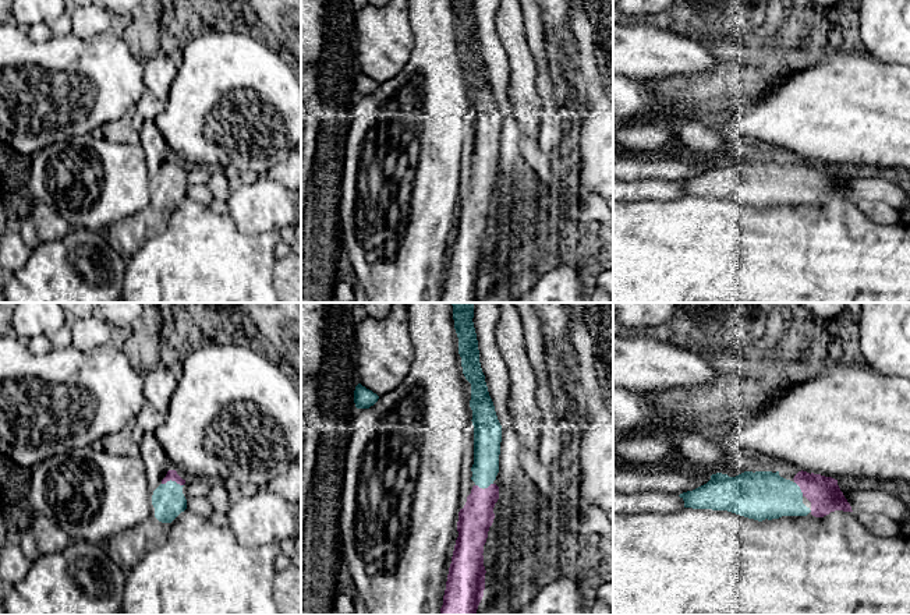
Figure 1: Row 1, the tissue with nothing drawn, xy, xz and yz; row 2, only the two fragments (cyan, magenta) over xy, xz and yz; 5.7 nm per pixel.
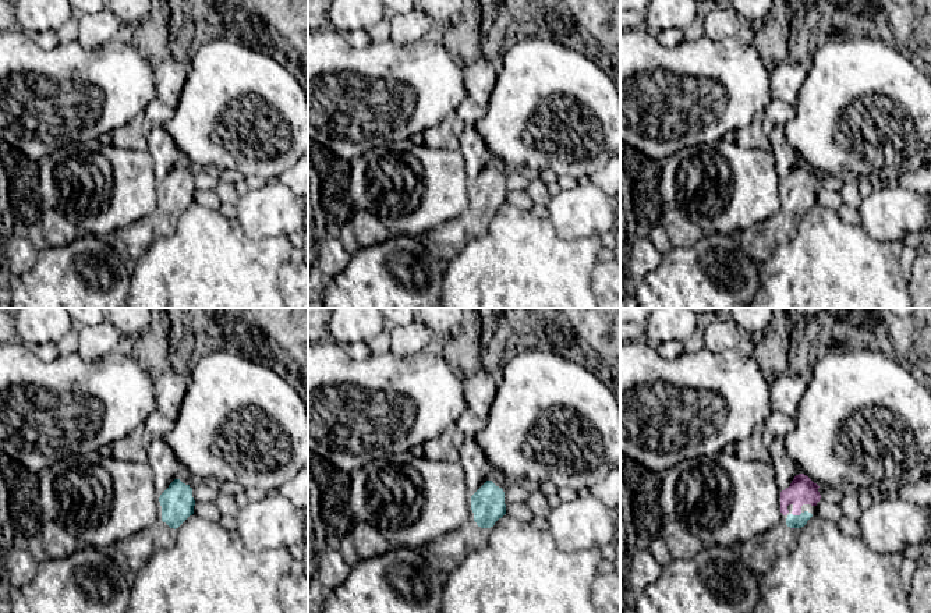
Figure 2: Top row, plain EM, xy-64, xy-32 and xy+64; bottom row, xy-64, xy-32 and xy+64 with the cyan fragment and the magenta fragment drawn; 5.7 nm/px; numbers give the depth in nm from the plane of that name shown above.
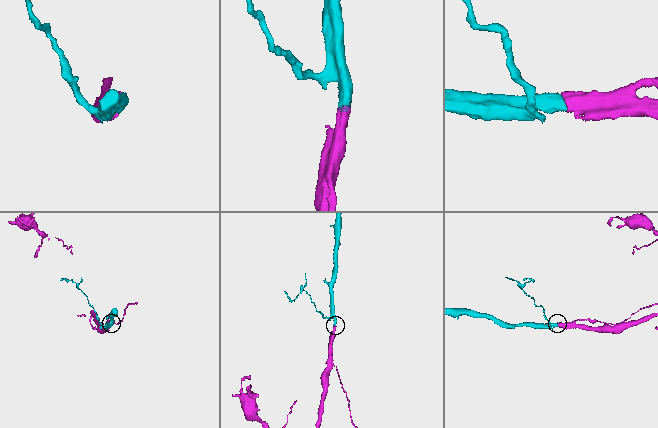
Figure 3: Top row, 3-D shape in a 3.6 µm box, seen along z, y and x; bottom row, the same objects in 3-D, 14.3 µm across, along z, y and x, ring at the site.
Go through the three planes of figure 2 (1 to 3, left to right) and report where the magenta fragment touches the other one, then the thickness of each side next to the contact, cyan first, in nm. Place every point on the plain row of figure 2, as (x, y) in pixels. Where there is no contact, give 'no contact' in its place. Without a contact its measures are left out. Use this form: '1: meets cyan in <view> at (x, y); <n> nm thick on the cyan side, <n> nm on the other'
1: no contact
2: no contact
3: meets cyan in xy+64 at (796, 204); 80 nm thick on the cyan side, 160 nm on the other

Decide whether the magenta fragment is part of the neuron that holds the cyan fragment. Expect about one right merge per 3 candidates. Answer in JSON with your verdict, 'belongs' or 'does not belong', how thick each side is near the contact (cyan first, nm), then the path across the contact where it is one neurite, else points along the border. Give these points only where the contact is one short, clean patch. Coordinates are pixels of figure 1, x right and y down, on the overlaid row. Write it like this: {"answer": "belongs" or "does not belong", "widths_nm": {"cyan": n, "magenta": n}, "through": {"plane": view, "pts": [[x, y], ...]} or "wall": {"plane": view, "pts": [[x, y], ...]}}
{"answer": "belongs", "widths_nm": {"cyan": 190, "magenta": 60}, "through": {"plane": "xy", "pts": [[167, 499], [173, 481], [172, 474]]}}

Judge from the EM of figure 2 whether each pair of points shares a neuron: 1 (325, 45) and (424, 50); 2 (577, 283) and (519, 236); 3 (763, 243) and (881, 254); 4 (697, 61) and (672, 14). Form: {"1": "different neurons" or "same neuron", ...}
{"1": "same neuron", "2": "same neuron", "3": "different neurons", "4": "different neurons"}

